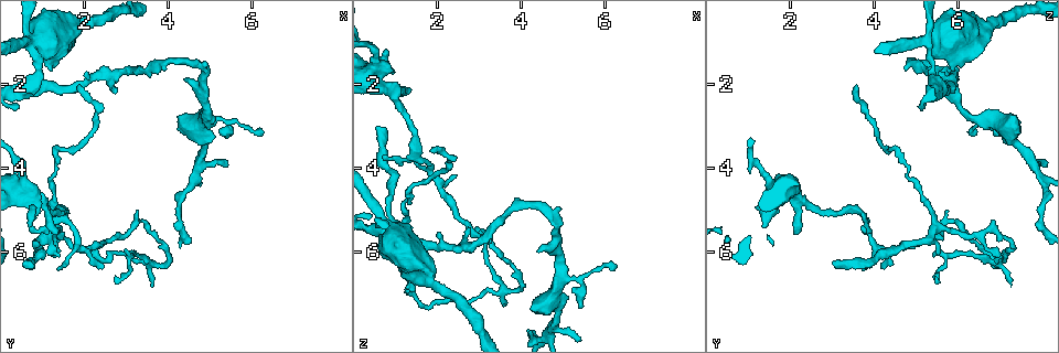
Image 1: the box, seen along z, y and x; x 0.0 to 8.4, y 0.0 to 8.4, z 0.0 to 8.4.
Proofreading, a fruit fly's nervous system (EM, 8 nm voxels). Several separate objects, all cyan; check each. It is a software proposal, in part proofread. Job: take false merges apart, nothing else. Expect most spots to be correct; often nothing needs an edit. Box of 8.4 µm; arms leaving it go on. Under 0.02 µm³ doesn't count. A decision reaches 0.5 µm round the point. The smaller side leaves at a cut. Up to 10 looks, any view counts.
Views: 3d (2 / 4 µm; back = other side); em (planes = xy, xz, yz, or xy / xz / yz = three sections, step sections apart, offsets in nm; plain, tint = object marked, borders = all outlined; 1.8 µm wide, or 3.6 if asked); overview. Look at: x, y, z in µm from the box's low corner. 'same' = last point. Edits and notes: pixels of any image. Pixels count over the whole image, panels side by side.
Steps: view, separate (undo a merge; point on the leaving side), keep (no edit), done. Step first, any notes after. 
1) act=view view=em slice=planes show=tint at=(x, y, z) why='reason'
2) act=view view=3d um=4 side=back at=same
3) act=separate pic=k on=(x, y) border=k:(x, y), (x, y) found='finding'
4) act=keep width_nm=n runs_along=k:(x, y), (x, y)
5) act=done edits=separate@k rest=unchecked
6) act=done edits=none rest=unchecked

act=view view=em slice=planes show=plain at=(3.30, 5.30, 5.85)

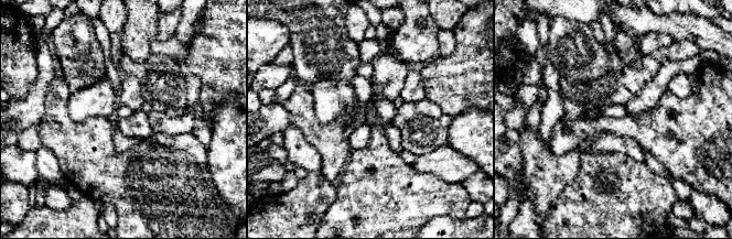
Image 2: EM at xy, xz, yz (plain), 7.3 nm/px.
act=view view=em slice=planes show=tint at=same why='with the object marked'

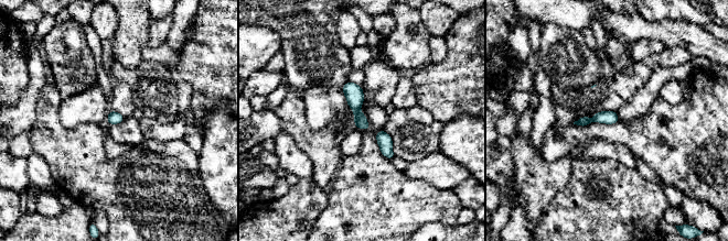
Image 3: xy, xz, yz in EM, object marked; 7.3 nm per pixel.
act=separate pic=3 on=(360, 120) found='two cells meet here'

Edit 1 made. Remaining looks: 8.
act=view view=overview why='see it whole again'

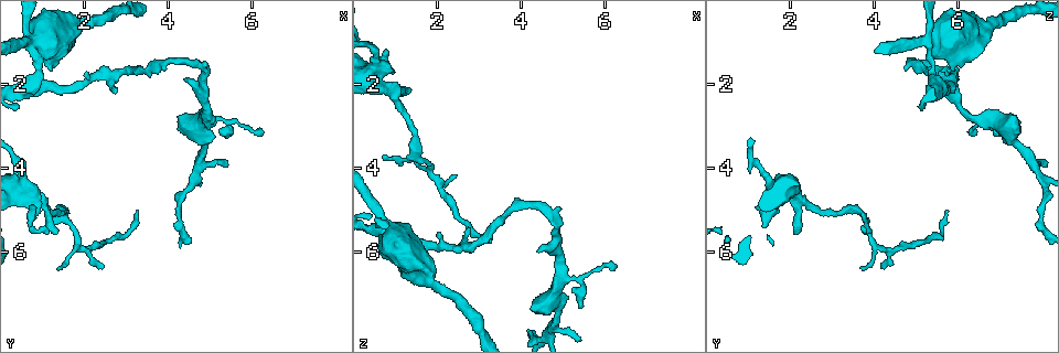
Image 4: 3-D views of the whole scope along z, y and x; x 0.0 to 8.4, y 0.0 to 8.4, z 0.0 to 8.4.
act=view view=3d um=4 at=(0.60, 4.45, 1.55) why='three-way junction'

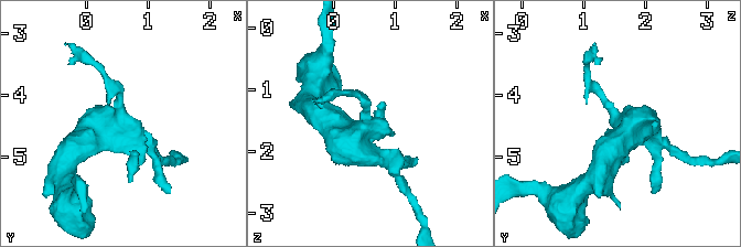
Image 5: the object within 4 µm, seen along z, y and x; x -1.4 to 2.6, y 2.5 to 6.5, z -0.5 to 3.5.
act=view view=em slice=planes show=tint at=(0.50, 4.40, 1.55) why='now the EM'

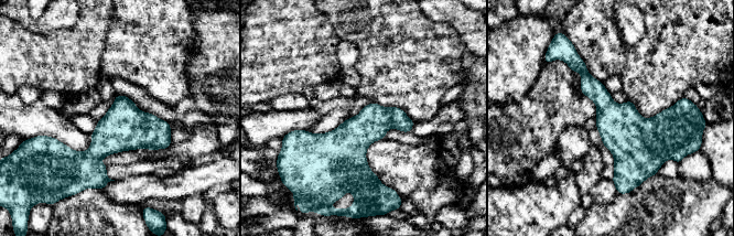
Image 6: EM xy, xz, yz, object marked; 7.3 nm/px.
act=keep found='continuous, no second cell'

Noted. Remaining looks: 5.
act=view view=3d um=4 at=(5.35, 2.95, 6.65) why='sharp bend'

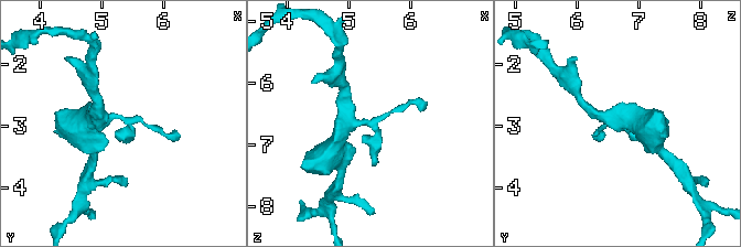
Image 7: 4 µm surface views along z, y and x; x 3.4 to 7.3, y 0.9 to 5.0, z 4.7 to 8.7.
act=view view=em slice=planes show=tint at=(5.40, 2.90, 6.65) why='now the EM'

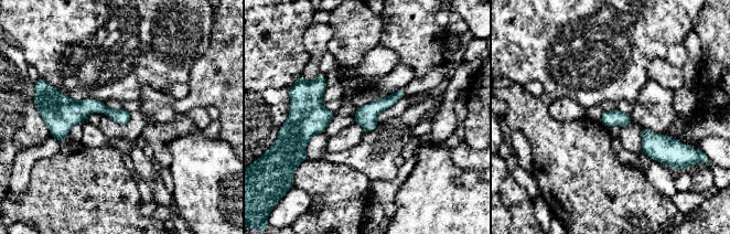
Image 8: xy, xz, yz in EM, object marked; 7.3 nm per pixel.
act=keep runs_along=8:(401, 92), (357, 119) found='all the same cell'

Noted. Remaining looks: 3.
act=view view=em slice=planes show=tint at=(4.25, 5.30, 7.90) why='abrupt turn'

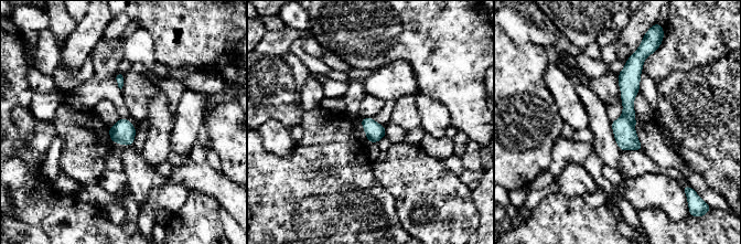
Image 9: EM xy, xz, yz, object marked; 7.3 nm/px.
act=keep width_nm=140 found='one cell here'

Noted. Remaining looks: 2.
act=done edits=separate@3 rest=unchecked

